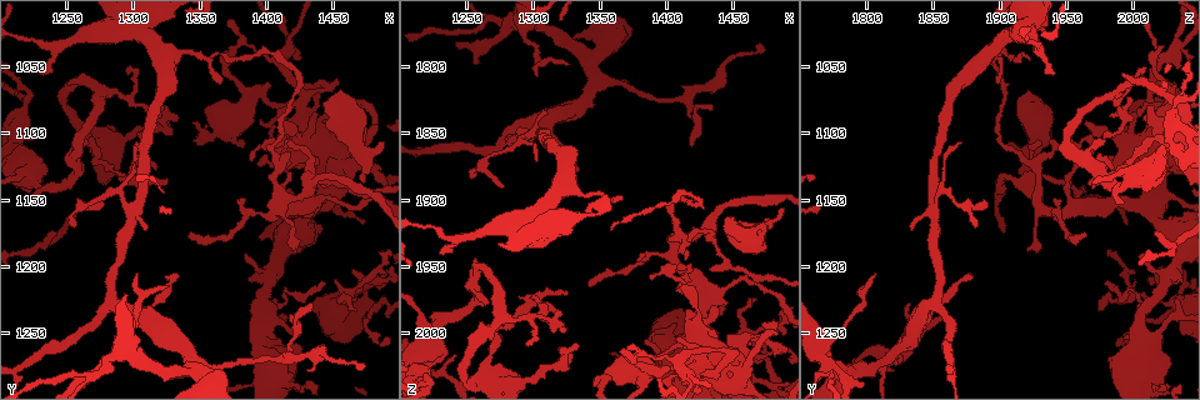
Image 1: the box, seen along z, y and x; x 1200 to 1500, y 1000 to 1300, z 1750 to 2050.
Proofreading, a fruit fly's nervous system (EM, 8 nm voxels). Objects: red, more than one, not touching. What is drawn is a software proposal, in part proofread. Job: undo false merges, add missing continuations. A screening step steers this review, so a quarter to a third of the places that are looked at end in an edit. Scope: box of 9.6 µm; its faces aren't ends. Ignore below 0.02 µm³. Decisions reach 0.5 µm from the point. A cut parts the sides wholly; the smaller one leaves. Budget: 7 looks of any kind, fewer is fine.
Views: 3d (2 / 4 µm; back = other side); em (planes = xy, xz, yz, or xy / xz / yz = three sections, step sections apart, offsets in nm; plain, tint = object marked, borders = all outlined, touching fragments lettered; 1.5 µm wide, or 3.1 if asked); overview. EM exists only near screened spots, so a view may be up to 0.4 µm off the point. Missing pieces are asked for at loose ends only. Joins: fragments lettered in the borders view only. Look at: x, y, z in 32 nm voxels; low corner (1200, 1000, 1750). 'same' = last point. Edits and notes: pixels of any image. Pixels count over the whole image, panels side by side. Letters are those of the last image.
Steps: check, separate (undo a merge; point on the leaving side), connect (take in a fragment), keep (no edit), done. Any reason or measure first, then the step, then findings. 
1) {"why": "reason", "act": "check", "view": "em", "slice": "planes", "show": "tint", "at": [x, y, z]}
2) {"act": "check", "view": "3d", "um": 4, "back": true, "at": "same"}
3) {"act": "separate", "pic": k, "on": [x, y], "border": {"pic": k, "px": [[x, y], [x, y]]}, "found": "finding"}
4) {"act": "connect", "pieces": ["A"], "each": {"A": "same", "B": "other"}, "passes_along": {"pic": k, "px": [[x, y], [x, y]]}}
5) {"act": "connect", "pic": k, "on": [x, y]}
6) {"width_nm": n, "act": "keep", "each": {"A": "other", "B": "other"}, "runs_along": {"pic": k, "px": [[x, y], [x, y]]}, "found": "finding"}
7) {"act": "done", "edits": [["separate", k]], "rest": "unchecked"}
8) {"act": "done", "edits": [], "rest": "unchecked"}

{"why": "thick end", "act": "check", "view": "3d", "um": 4, "at": [1458, 1070, 1924]}

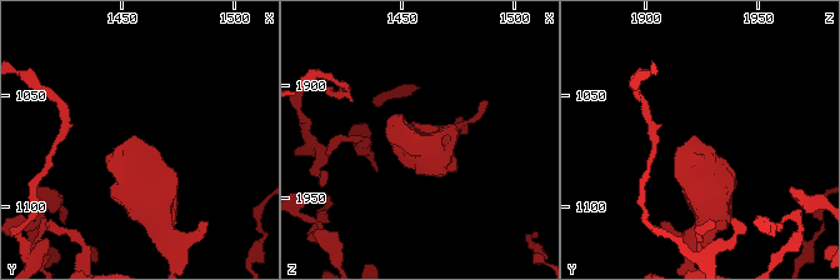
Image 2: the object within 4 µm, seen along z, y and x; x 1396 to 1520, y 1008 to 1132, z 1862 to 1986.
{"why": "need the tissue", "act": "check", "view": "em", "slice": "xz", "step": 8, "show": "borders", "at": [1459, 1070, 1924]}

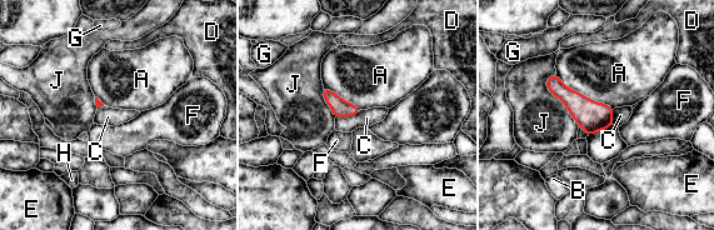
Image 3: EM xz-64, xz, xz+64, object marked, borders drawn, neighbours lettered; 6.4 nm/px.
{"longest_contact_nm": ["A", 440], "act": "keep", "each": {"A": "other", "B": "other", "C": "other", "D": "other", "E": "other", "F": "other", "G": "other", "H": "other", "J": "other"}, "border": {"pic": 3, "px": [[362, 110], [354, 115], [335, 118]]}, "found": "none of them fits"}

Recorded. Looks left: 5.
{"why": "sharp bend", "act": "check", "view": "em", "slice": "yz", "step": 8, "show": "tint", "at": [1460, 1154, 1960]}

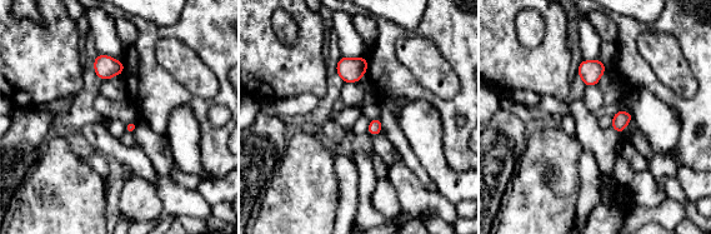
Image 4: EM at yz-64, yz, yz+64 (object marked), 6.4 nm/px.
{"why": "cut it another way", "act": "check", "view": "em", "slice": "planes", "show": "tint", "at": "same"}

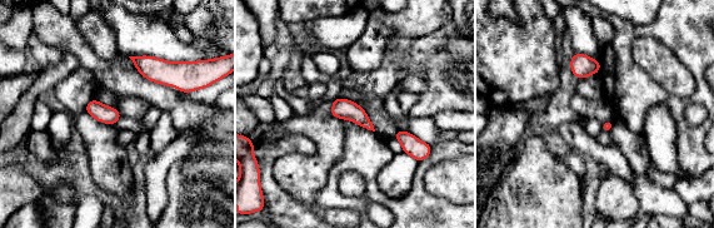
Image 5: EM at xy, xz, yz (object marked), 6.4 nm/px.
{"why": "see the neighbours", "act": "check", "view": "em", "slice": "planes", "show": "borders", "at": "same"}

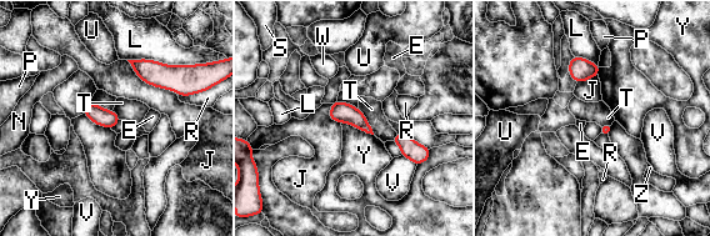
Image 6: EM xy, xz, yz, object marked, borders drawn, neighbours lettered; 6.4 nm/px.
{"width_nm": 110, "act": "keep", "each": {"E": "other", "J": "other", "L": "other", "N": "other", "P": "other", "R": "other", "S": "other", "T": "other", "U": "other", "V": "other", "W": "other", "Y": "other", "Z": "other"}, "border": {"pic": 6, "px": [[341, 121], [346, 121], [373, 135]]}, "found": "one cell here"}

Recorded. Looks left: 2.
{"why": "tapers out", "act": "check", "view": "em", "slice": "planes", "show": "borders", "at": [1360, 1042, 1922]}

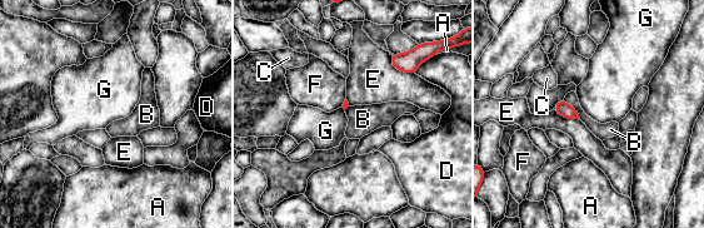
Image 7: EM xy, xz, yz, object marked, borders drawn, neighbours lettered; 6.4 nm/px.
{"longest_contact_nm": ["E", 200], "act": "keep", "each": {"A": "other", "B": "other", "C": "other", "D": "other", "E": "other", "F": "other", "G": "other"}, "border": {"pic": 7, "px": [[563, 99], [577, 112], [580, 119]]}, "found": "none of them fits"}

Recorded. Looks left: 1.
{"act": "done", "edits": [], "rest": "unchecked"}

